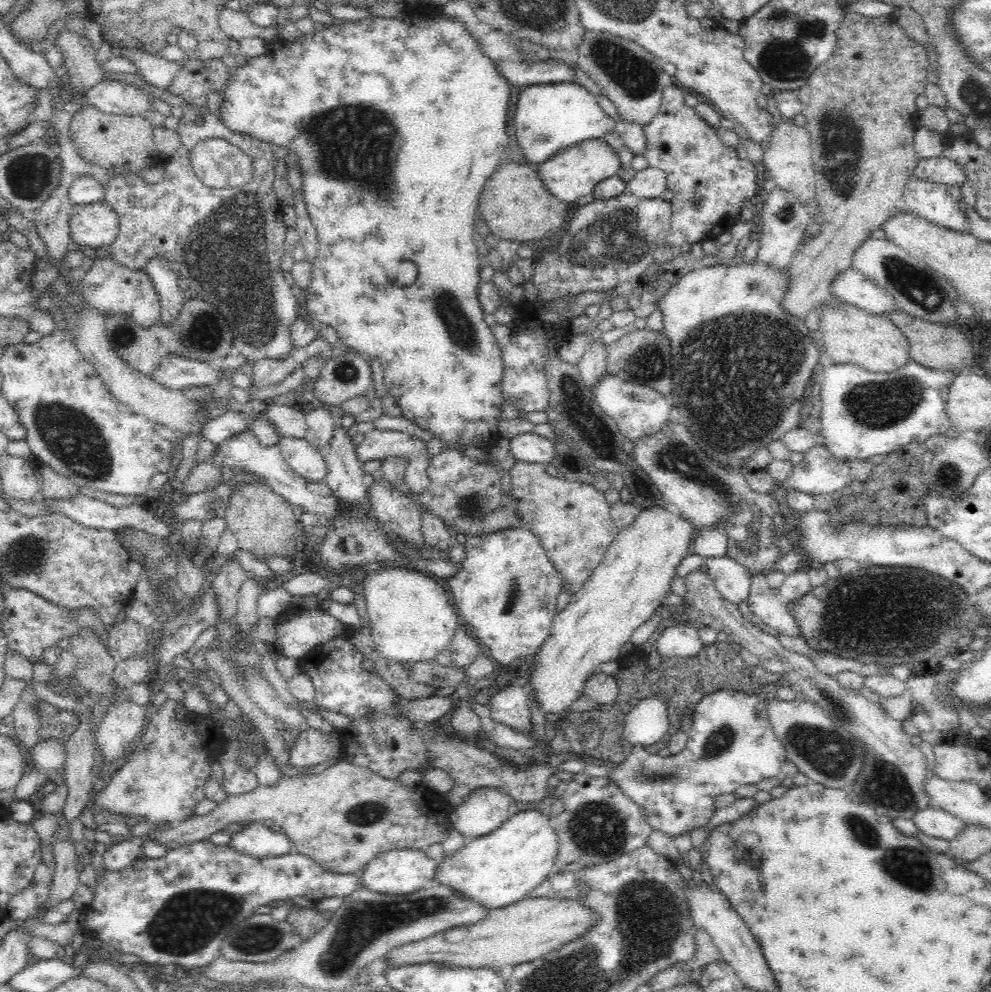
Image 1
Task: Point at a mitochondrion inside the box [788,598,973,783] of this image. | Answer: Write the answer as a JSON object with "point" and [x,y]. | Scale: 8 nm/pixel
{"point":[836,711]}

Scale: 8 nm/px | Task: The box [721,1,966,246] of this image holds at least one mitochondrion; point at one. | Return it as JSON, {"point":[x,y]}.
{"point":[787,60]}

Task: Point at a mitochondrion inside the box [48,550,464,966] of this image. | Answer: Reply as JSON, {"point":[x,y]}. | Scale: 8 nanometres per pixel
{"point":[186,923]}

